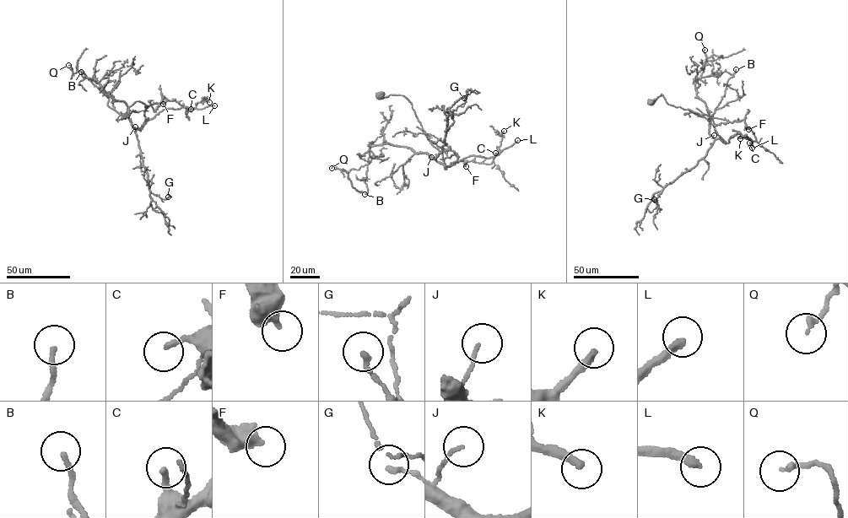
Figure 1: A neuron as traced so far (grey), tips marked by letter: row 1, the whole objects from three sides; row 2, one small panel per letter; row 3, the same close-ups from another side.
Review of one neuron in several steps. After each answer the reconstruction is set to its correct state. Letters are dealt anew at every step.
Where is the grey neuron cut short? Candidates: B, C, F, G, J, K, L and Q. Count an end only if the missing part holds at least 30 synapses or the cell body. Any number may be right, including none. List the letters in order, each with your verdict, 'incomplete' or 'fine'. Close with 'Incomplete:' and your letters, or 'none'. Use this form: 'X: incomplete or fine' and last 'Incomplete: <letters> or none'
B: fine
C: incomplete
F: fine
G: fine
J: fine
K: incomplete
L: incomplete
Q: fine
Incomplete: C, K, L

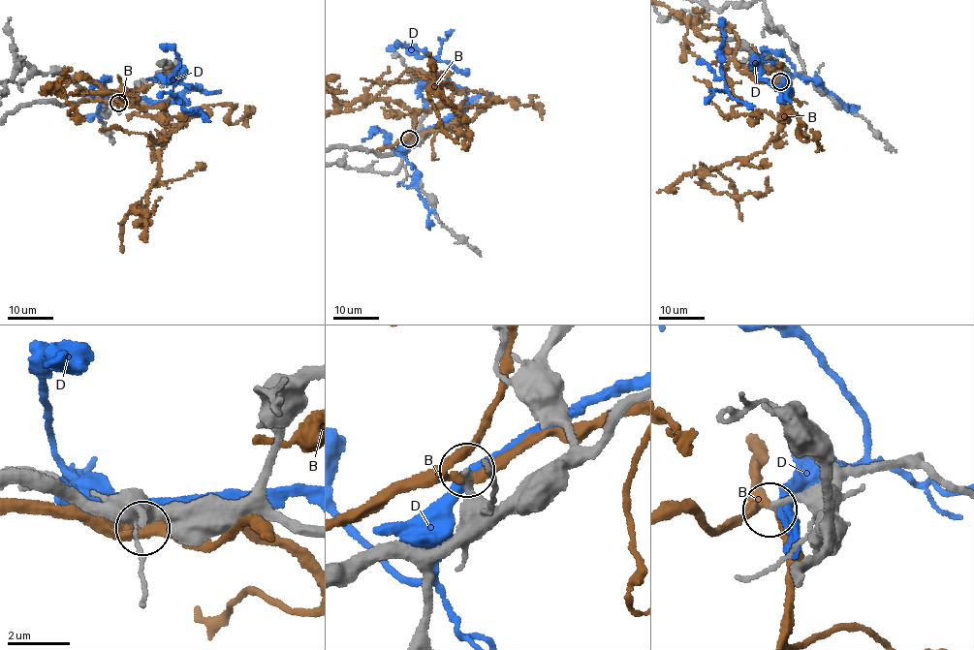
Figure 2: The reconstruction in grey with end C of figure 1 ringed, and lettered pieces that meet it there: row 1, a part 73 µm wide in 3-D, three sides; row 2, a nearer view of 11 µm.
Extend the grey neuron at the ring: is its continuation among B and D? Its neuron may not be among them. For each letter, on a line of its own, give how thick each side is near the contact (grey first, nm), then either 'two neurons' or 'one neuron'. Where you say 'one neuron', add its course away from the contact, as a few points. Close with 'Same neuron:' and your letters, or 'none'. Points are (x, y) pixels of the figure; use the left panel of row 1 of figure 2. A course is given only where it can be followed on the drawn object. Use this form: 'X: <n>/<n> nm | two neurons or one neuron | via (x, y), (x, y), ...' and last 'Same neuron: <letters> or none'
B: 240/280 nm | two neurons
D: 320/380 nm | two neurons
Same neuron: none

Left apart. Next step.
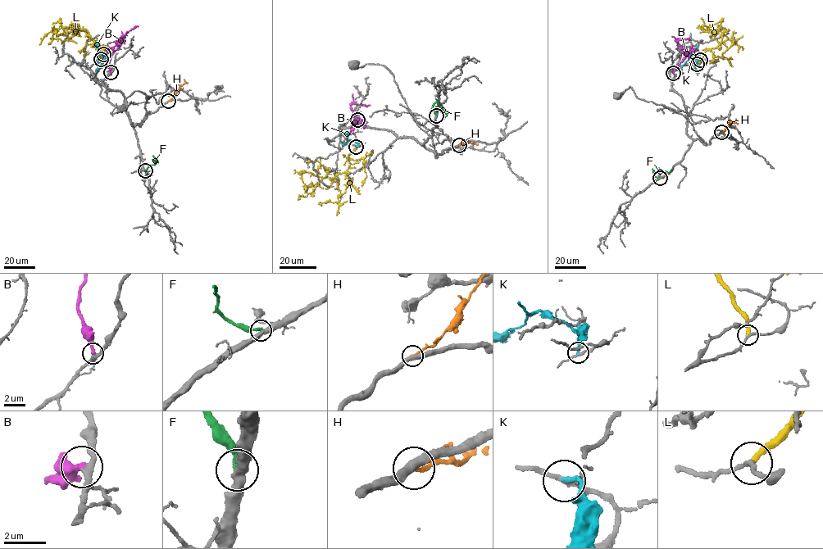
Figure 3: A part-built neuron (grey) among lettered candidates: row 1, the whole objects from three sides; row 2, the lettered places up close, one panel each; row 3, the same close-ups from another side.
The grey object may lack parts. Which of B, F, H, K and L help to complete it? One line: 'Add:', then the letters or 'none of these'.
Add: none of these

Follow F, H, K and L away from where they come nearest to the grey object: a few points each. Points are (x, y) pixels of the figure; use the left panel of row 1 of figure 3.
F: (145, 170), (156, 163), (156, 160), (152, 156)
H: (169, 101), (180, 85), (185, 83), (184, 79)
K: (103, 53), (99, 56), (96, 70)
L: (101, 59), (94, 42), (86, 29), (70, 28), (61, 34), (54, 31), (52, 37), (60, 38), (62, 43)

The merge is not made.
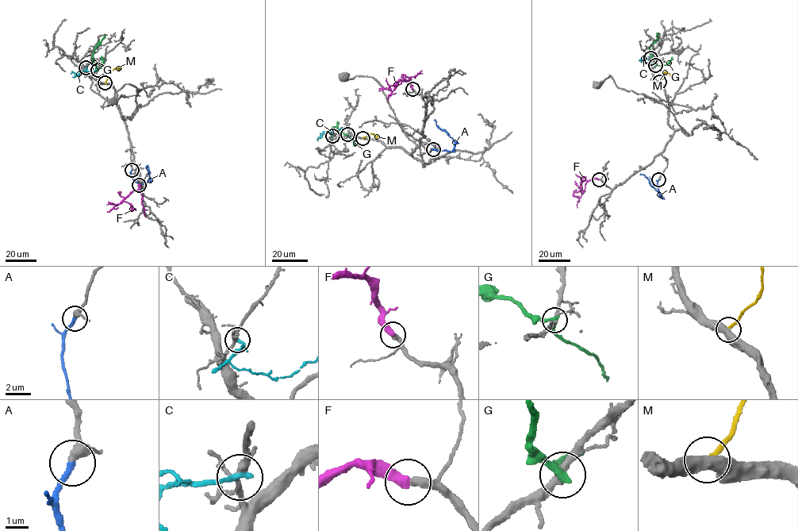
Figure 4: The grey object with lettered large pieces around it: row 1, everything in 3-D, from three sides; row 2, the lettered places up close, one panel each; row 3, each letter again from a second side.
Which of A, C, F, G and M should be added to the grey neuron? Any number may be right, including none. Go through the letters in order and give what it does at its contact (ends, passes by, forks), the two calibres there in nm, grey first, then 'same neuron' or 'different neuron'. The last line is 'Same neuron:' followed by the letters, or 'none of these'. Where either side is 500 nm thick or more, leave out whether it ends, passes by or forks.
A: it ends there; 320 nm thick on the grey side, 260 nm on the other; same neuron
C: it ends there; 240 nm thick on the grey side, 240 nm on the other; different neuron
F: it ends there; 360 nm thick on the grey side, 440 nm on the other; same neuron
G: it passes by; 280 nm thick on the grey side, 260 nm on the other; different neuron
M: 500 nm thick on the grey side, 200 nm on the other; different neuron
Same neuron: A, F

